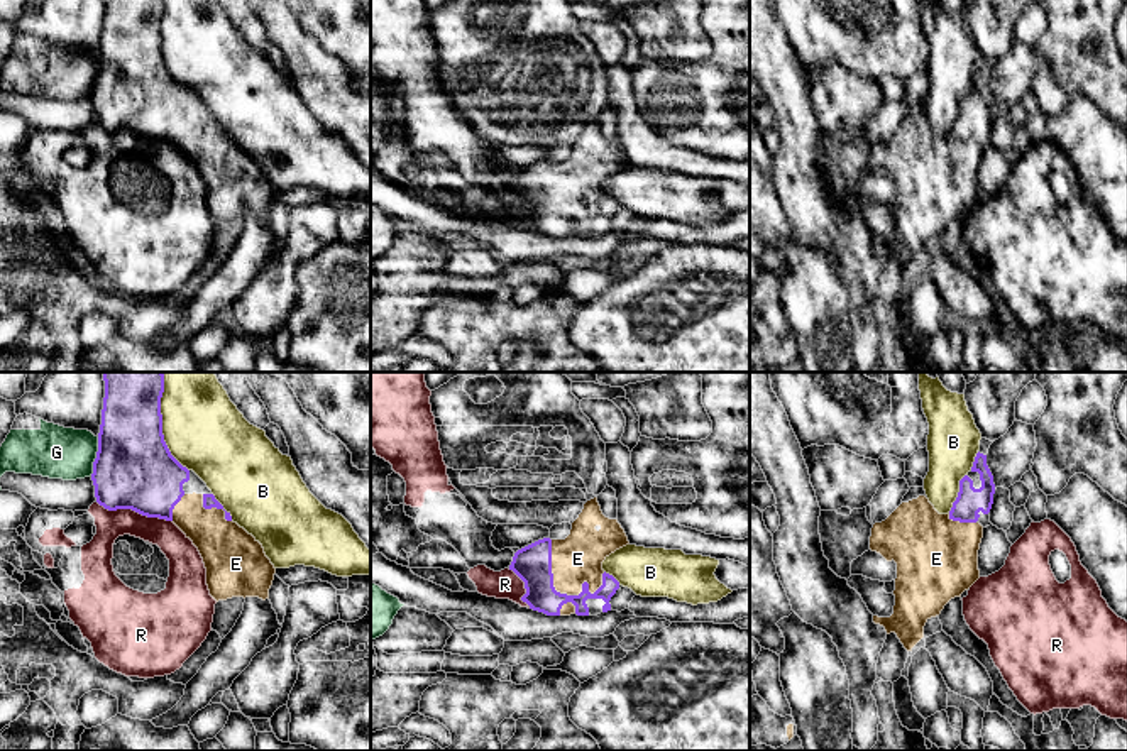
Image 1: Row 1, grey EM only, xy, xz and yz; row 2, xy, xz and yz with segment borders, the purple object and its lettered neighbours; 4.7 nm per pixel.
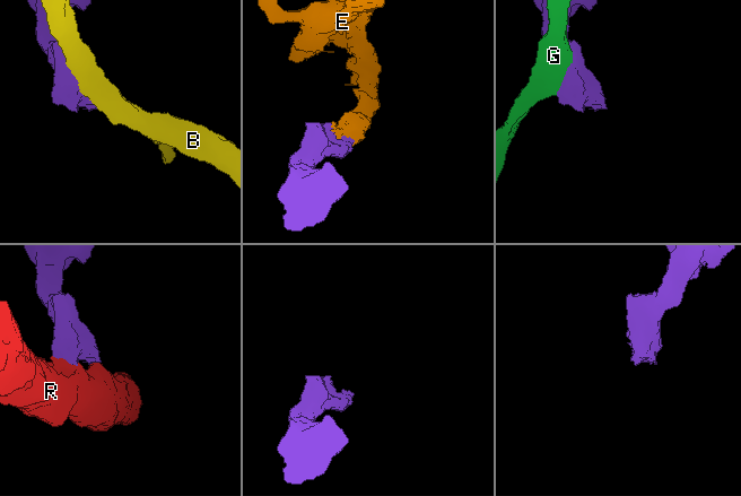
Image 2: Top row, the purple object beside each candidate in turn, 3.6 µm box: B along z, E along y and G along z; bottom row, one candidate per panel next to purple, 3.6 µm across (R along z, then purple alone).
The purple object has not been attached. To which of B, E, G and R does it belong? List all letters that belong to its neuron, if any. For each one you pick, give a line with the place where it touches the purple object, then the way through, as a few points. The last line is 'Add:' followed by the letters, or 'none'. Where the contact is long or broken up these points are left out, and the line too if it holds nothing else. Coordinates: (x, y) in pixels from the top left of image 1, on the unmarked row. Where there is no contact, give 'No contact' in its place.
E: Touches purple at xz (554, 210)
Add: E

